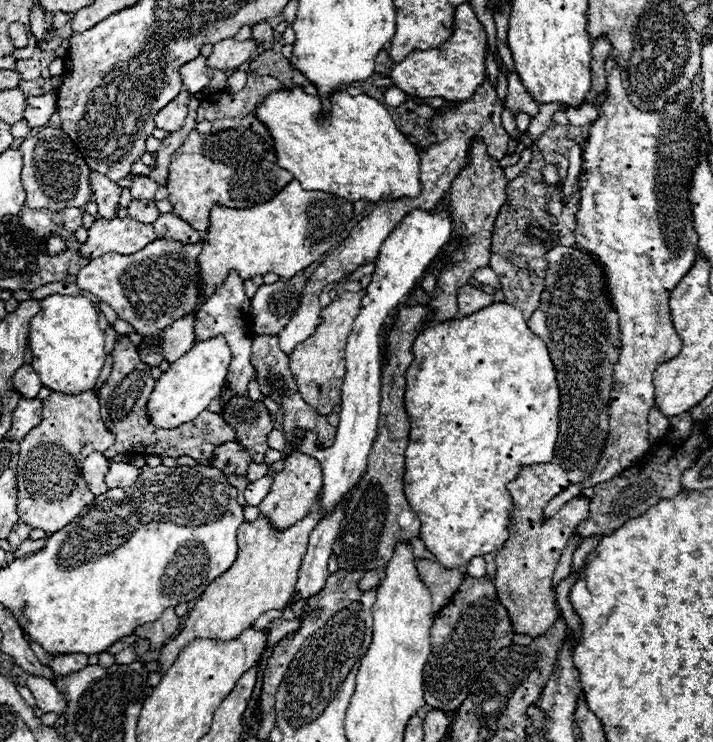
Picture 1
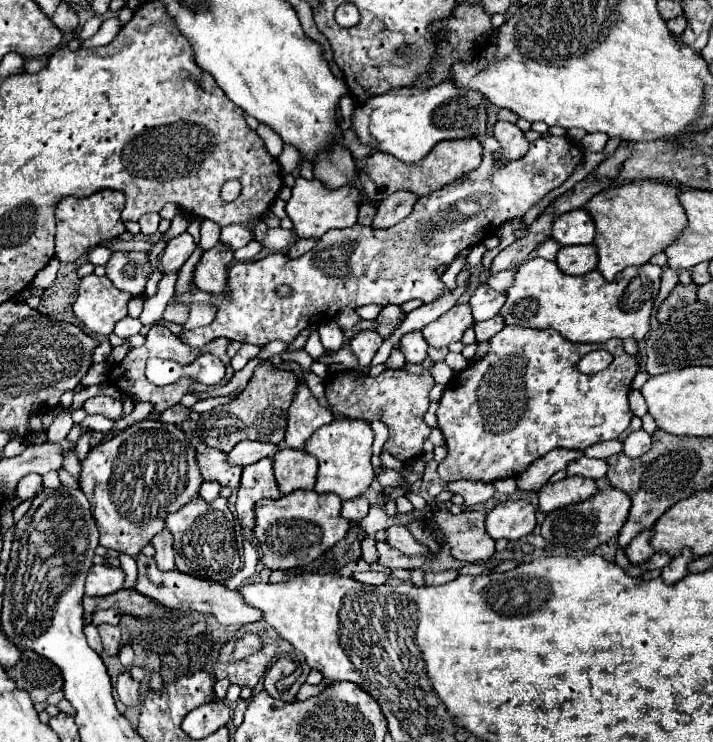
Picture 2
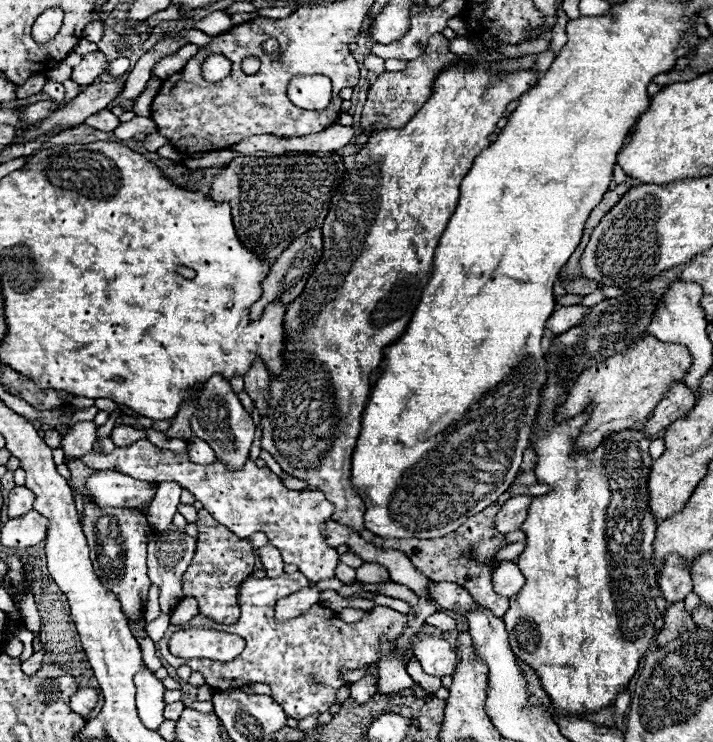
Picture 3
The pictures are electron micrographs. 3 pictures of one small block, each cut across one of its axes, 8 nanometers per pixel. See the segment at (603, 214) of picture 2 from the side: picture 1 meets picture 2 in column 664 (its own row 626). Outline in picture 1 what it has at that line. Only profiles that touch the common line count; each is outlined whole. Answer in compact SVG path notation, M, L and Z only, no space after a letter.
M308 512L300 522L278 530L272 526L268 516L260 514L254 522L244 522L238 528L238 558L232 568L212 580L212 584L204 590L204 596L198 598L196 606L188 612L184 620L182 632L170 640L160 652L160 674L164 674L180 650L190 644L194 638L214 638L214 640L230 640L236 638L244 628L252 626L256 618L268 610L282 610L292 598L294 584L298 580L300 560L308 546L308 536L320 520L320 512Z

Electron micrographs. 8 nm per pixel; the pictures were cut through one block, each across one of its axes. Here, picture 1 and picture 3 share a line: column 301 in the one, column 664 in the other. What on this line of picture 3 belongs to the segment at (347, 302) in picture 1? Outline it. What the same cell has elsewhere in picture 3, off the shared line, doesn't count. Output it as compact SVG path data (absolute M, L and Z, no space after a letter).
M648 334L636 340L624 354L616 354L604 364L584 370L578 382L568 388L564 404L560 404L554 412L554 420L570 420L586 408L592 408L588 422L580 428L580 436L574 442L574 452L590 452L616 430L626 430L636 422L644 422L654 412L664 392L668 392L670 384L684 378L690 364L692 358L688 348L654 340L654 336Z

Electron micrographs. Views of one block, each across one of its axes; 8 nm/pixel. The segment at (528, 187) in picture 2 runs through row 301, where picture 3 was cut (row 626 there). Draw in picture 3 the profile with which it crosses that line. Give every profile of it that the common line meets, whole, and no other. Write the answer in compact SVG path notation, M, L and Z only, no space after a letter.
M302 572L284 574L280 578L248 578L240 586L242 616L236 624L230 624L230 626L216 624L216 622L208 620L206 616L198 614L188 624L182 626L182 630L212 628L218 632L230 632L230 634L238 634L240 638L244 638L246 648L242 650L240 656L236 656L230 662L214 662L208 658L190 658L190 660L176 658L168 650L170 636L164 636L162 640L158 640L156 648L160 650L162 658L170 666L174 666L174 668L190 666L194 672L200 672L206 678L206 684L212 686L214 690L222 690L222 692L236 690L250 682L268 684L272 688L272 698L282 706L286 716L302 720L306 716L326 712L334 704L336 688L348 684L346 680L340 678L340 670L358 670L358 668L366 668L372 664L378 666L382 638L386 638L390 642L394 654L398 654L402 658L402 662L406 664L412 658L416 658L414 656L416 640L426 638L426 636L444 638L444 634L446 634L434 626L424 624L416 634L412 634L412 638L408 640L408 650L404 652L402 648L396 646L396 638L400 638L404 634L404 630L408 628L408 620L404 614L400 614L392 608L384 608L384 606L376 606L374 612L370 610L360 622L352 622L352 624L342 622L334 610L318 606L318 604L312 606L306 614L302 614L290 622L282 622L282 624L276 622L274 620L276 602L284 596L290 596L290 594L306 588L306 586L310 586L310 580Z

